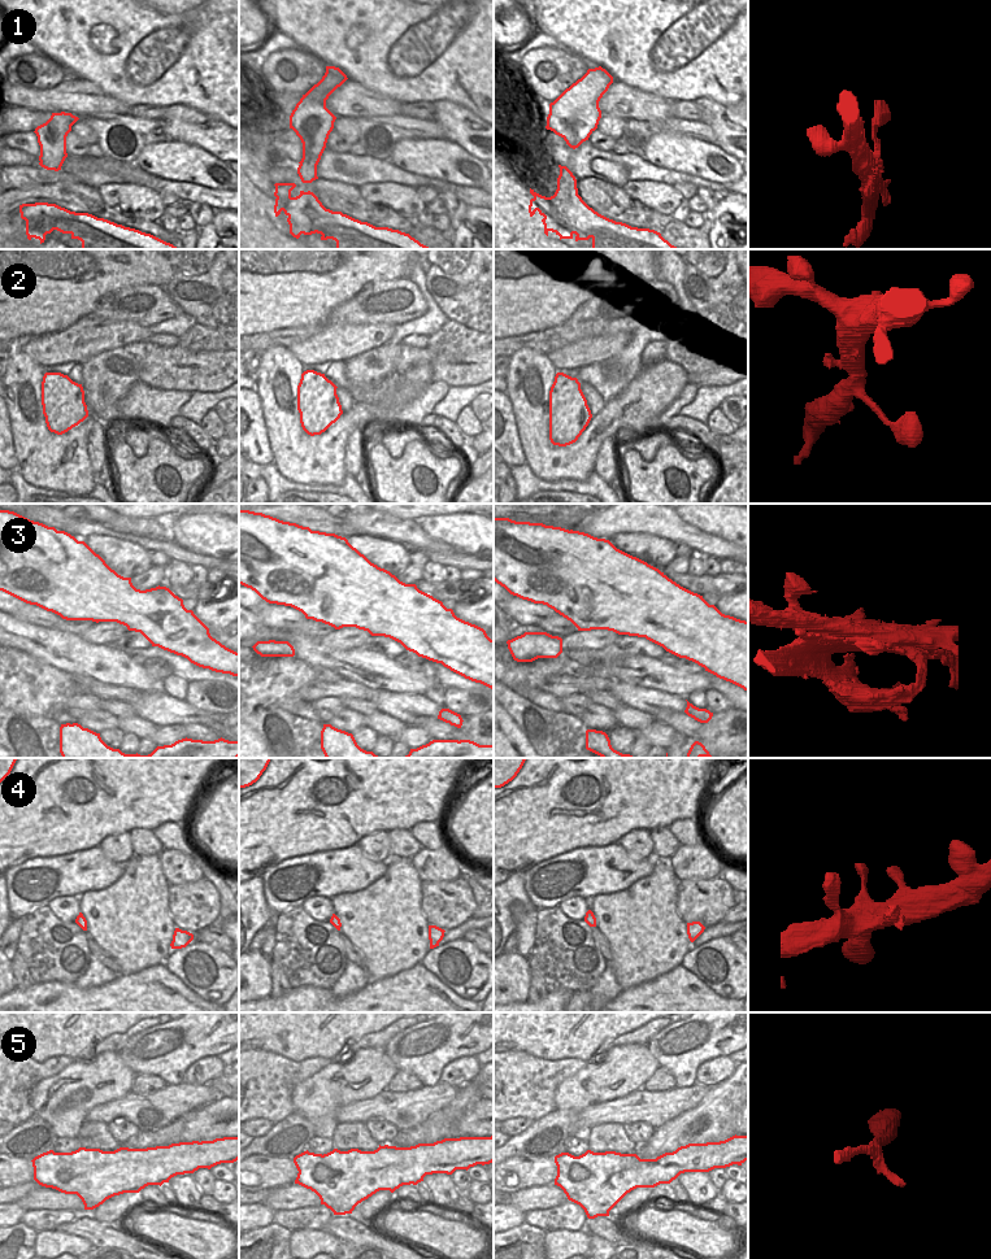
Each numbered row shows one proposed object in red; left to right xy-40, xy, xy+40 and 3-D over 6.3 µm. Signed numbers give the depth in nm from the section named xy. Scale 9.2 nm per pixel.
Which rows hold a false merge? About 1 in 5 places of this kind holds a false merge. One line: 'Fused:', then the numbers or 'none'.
Fused: 3.

